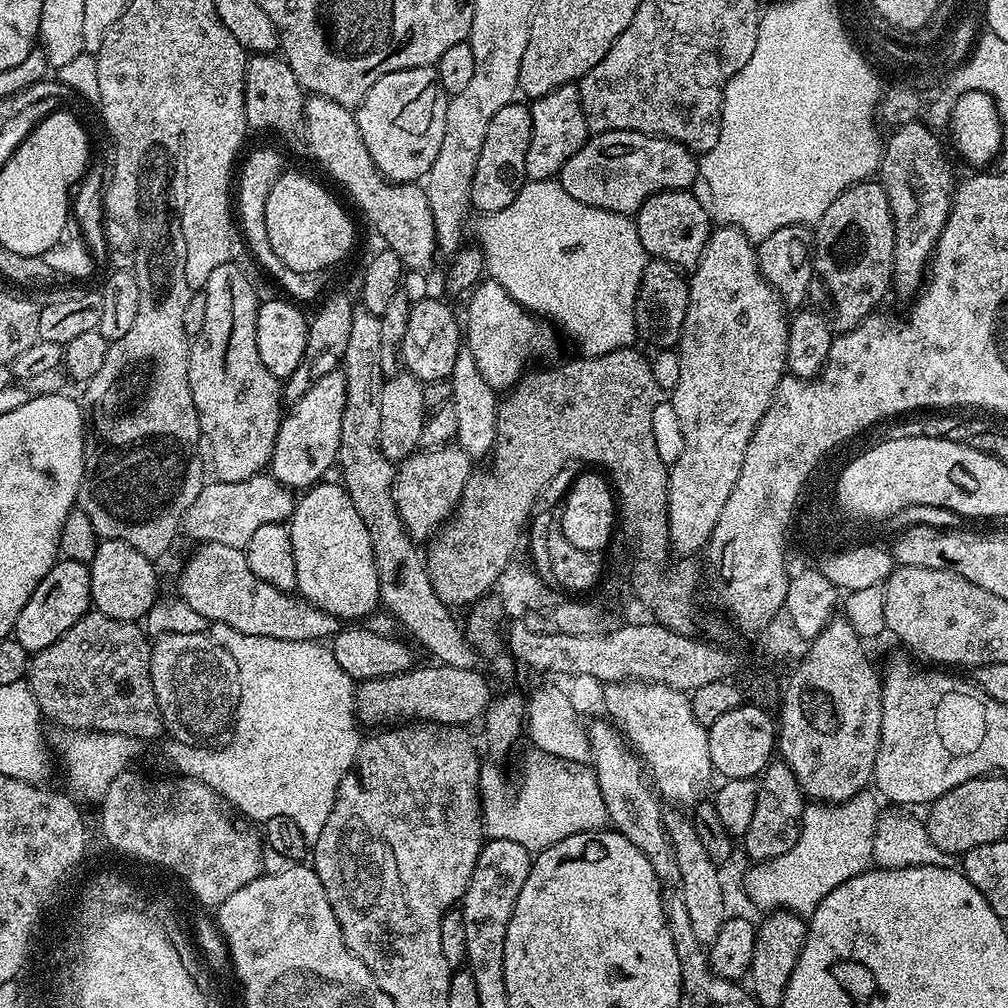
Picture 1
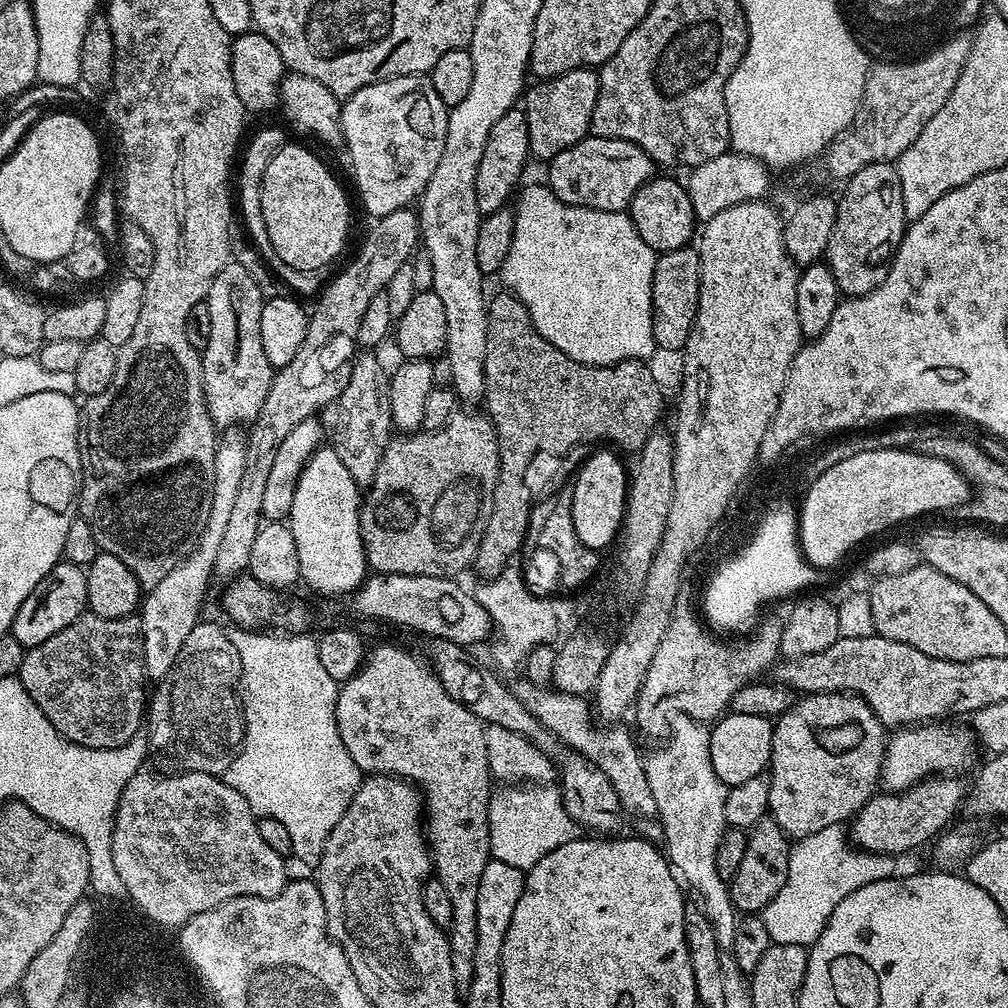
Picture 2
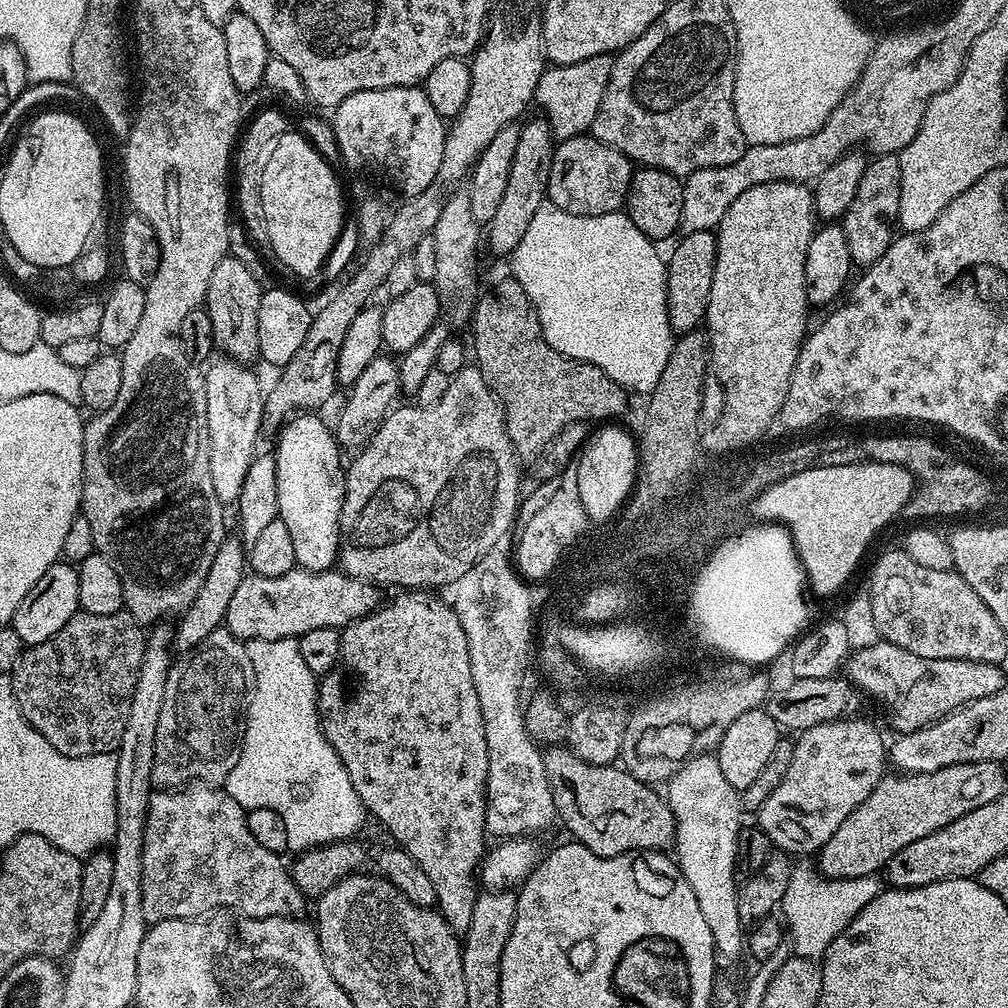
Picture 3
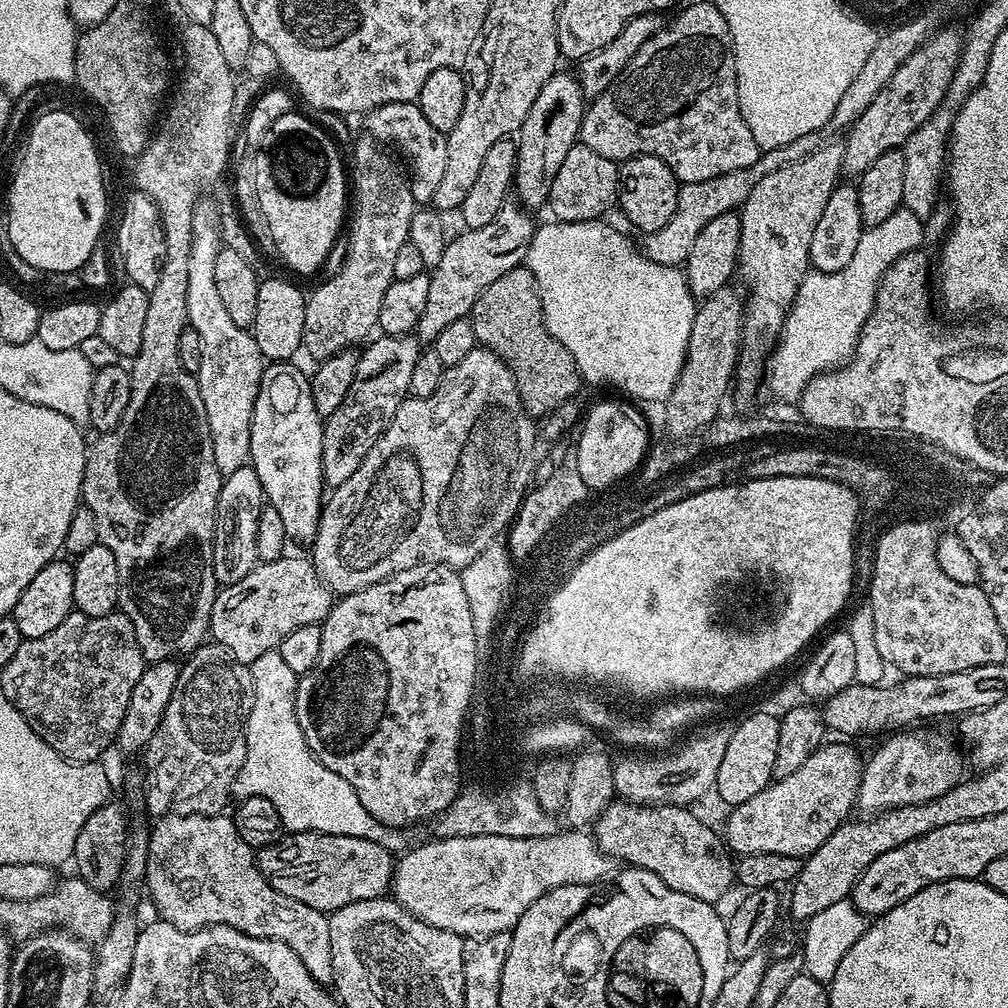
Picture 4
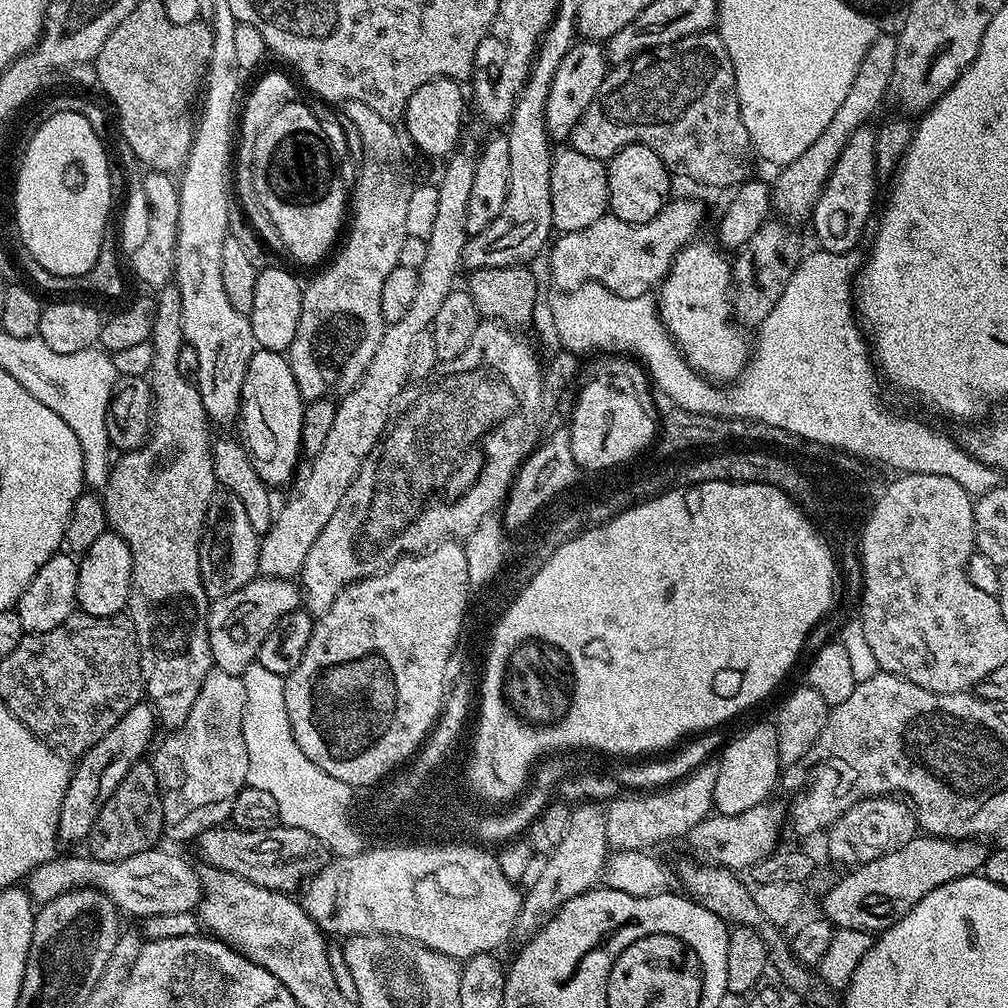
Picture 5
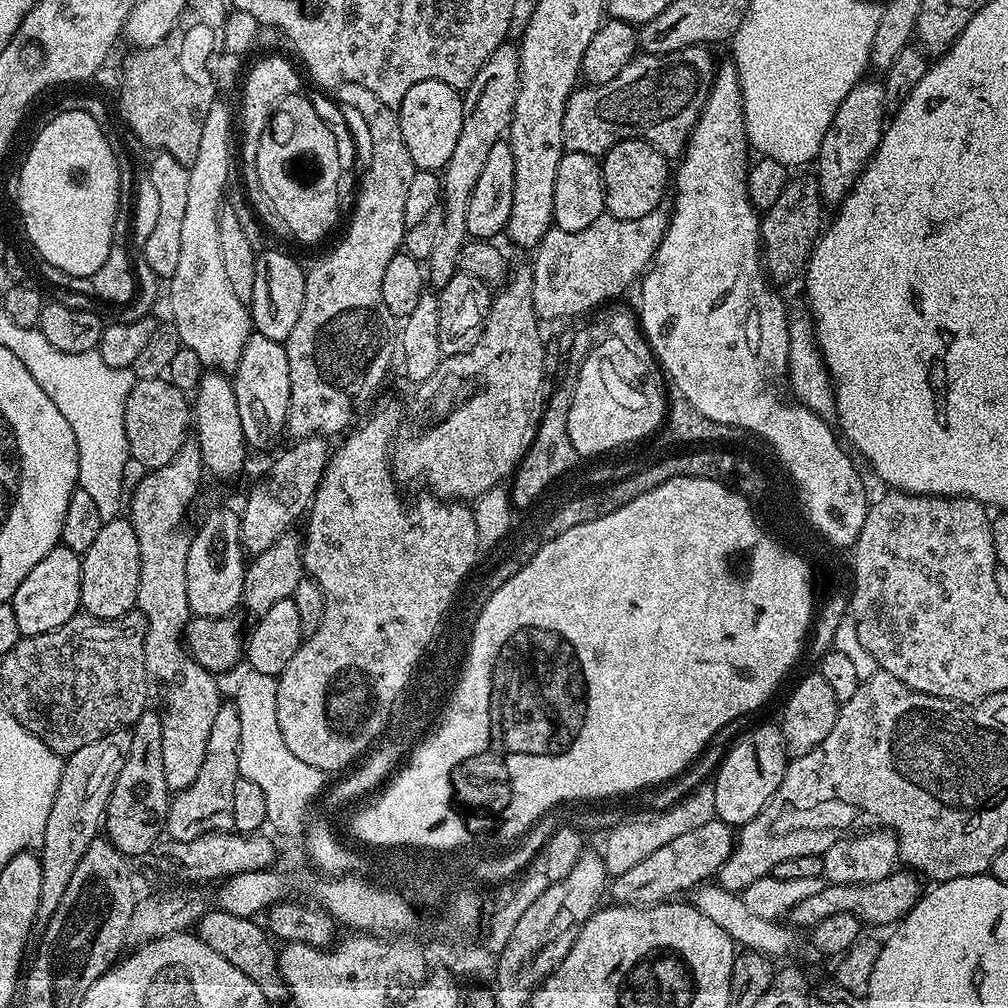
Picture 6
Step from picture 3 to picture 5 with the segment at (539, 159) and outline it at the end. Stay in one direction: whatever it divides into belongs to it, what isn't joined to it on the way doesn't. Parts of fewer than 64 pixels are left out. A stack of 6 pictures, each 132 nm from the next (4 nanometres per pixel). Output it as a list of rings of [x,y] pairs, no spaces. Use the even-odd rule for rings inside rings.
[[[581,39],[573,44],[571,50],[558,62],[558,70],[554,70],[554,78],[550,82],[550,90],[546,94],[546,106],[544,107],[544,130],[549,141],[567,141],[571,137],[578,118],[594,102],[594,94],[602,86],[607,78],[610,65],[603,43],[595,40]]]

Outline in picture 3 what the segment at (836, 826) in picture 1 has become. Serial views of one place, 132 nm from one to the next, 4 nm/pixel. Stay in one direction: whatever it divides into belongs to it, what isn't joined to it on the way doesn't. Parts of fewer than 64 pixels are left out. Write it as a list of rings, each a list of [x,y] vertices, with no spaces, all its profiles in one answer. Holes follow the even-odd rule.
[[[793,867],[790,886],[786,886],[786,894],[780,899],[779,915],[782,917],[783,927],[786,929],[787,939],[790,941],[791,951],[807,960],[819,961],[824,951],[850,926],[850,922],[872,901],[882,890],[882,880],[879,875],[863,876],[862,878],[846,878],[845,880],[830,880],[819,875],[815,867]]]

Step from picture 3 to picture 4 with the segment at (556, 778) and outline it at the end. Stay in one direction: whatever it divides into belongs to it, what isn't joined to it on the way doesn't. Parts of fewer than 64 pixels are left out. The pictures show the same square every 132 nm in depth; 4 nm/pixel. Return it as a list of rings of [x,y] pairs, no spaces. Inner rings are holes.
[[[616,798],[597,818],[594,839],[604,855],[613,861],[624,860],[620,862],[642,870],[650,870],[658,874],[658,878],[662,878],[662,882],[666,882],[670,890],[690,894],[712,906],[717,903],[715,900],[720,900],[727,894],[728,887],[733,887],[734,860],[726,851],[725,841],[718,835],[717,829],[715,832],[710,825],[703,824],[692,811],[691,807],[679,808],[673,804],[629,804],[627,800]]]

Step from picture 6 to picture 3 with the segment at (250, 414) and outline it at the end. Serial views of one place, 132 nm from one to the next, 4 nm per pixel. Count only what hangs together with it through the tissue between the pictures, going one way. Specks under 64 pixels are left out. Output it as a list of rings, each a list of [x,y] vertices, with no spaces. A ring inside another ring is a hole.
[[[297,414],[281,427],[278,433],[280,441],[276,444],[276,485],[280,514],[278,519],[286,522],[290,529],[290,539],[294,541],[294,558],[305,572],[326,572],[335,569],[340,555],[340,515],[344,502],[345,469],[340,468],[342,449],[336,443],[331,427],[328,428],[316,414]]]

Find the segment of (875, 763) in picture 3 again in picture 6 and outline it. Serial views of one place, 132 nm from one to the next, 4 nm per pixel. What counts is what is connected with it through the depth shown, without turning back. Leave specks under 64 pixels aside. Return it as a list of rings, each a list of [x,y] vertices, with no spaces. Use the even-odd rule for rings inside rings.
[[[714,819],[706,822],[706,826],[697,826],[695,830],[689,830],[687,834],[681,834],[679,838],[674,838],[674,842],[666,842],[666,846],[654,850],[654,854],[650,854],[650,858],[638,862],[638,866],[626,870],[626,874],[615,877],[610,884],[611,899],[618,904],[651,906],[671,901],[673,898],[679,897],[676,896],[679,892],[691,893],[693,888],[711,881],[719,873],[720,868],[726,862],[726,858],[730,858],[733,843],[733,825]]]

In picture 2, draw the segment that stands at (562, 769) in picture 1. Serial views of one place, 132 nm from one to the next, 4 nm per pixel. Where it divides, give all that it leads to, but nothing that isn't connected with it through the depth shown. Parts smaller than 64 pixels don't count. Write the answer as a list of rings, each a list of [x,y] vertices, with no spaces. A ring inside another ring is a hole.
[[[524,782],[519,786],[504,786],[501,790],[493,791],[488,801],[488,837],[490,838],[491,859],[507,862],[510,866],[521,870],[533,868],[550,850],[558,850],[566,842],[577,839],[582,829],[564,805],[564,799],[559,787],[548,782]]]

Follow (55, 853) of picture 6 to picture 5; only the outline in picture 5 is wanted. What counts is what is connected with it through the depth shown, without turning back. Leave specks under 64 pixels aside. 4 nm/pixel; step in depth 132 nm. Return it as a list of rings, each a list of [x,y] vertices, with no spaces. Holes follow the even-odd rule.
[[[137,706],[122,717],[110,734],[106,734],[90,751],[79,757],[80,765],[75,765],[72,781],[68,783],[68,793],[64,795],[64,806],[60,811],[60,822],[57,828],[61,841],[76,844],[87,841],[90,830],[102,810],[102,806],[114,794],[114,790],[126,778],[126,774],[135,764],[145,759],[144,751],[151,749],[152,735],[158,729],[158,716],[155,711],[143,712],[143,707]]]

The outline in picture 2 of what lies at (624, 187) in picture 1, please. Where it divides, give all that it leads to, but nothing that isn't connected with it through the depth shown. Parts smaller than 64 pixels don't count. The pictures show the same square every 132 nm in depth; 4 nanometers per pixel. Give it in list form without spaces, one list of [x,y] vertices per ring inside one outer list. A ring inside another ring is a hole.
[[[587,135],[584,139],[579,140],[574,146],[570,146],[566,150],[562,150],[562,154],[558,154],[553,160],[547,161],[546,168],[548,168],[548,177],[546,183],[551,188],[559,200],[566,202],[570,206],[582,206],[583,208],[593,208],[594,210],[606,210],[607,212],[623,212],[631,204],[634,194],[638,189],[645,184],[647,180],[651,180],[654,175],[654,165],[648,156],[646,150],[642,150],[642,146],[638,146],[634,142],[626,142],[618,138],[606,138],[605,136]]]

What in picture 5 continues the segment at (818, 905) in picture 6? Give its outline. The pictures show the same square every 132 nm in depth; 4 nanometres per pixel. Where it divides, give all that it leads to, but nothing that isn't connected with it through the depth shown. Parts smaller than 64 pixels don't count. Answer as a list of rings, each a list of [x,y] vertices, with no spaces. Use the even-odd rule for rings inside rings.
[[[917,834],[906,846],[874,862],[857,864],[840,881],[833,883],[823,893],[824,901],[820,908],[823,919],[836,928],[849,928],[879,934],[894,922],[898,922],[930,890],[938,890],[946,882],[954,882],[963,876],[971,876],[983,869],[990,851],[989,845],[974,840],[947,840],[941,836]]]

